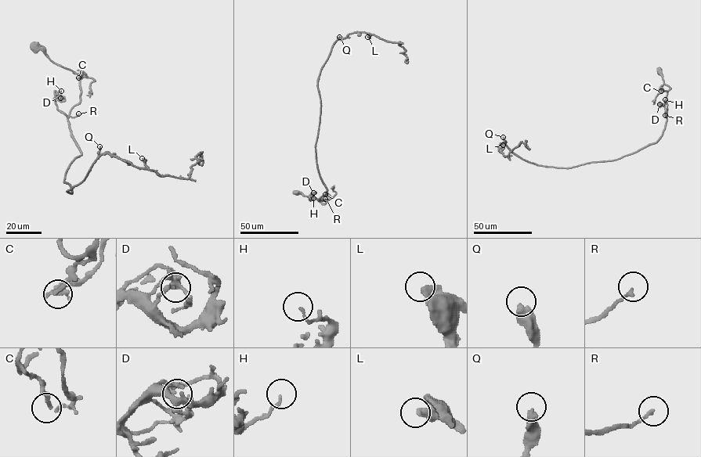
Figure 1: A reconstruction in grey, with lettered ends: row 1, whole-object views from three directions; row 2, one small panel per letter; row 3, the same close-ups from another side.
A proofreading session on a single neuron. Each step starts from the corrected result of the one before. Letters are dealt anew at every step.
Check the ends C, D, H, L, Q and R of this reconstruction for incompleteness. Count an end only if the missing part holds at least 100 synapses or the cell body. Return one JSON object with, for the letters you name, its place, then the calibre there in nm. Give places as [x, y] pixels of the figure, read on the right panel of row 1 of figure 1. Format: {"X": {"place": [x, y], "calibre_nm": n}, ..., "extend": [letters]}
{"Q": {"place": [503, 137], "calibre_nm": 460}, "extend": ["Q"]}

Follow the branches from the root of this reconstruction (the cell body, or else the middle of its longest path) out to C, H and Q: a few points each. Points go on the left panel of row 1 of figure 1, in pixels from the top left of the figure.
C: (34, 46), (56, 63), (81, 77), (86, 75), (82, 72), (78, 77)
H: (34, 46), (56, 63), (81, 77), (80, 102), (67, 116), (57, 109), (56, 103), (55, 94), (61, 91)
Q: (34, 46), (81, 77), (80, 102), (68, 124), (81, 154), (65, 174), (67, 192), (86, 177), (99, 146)

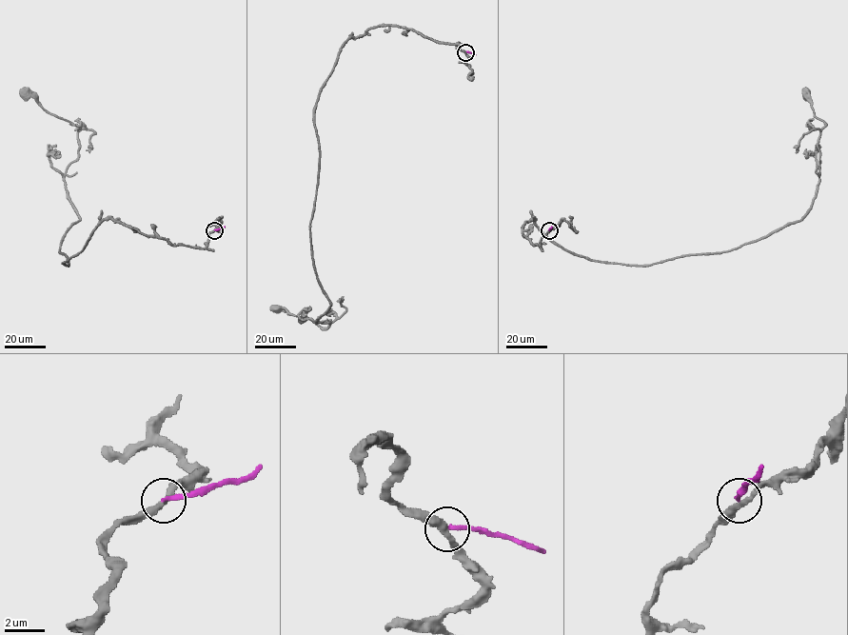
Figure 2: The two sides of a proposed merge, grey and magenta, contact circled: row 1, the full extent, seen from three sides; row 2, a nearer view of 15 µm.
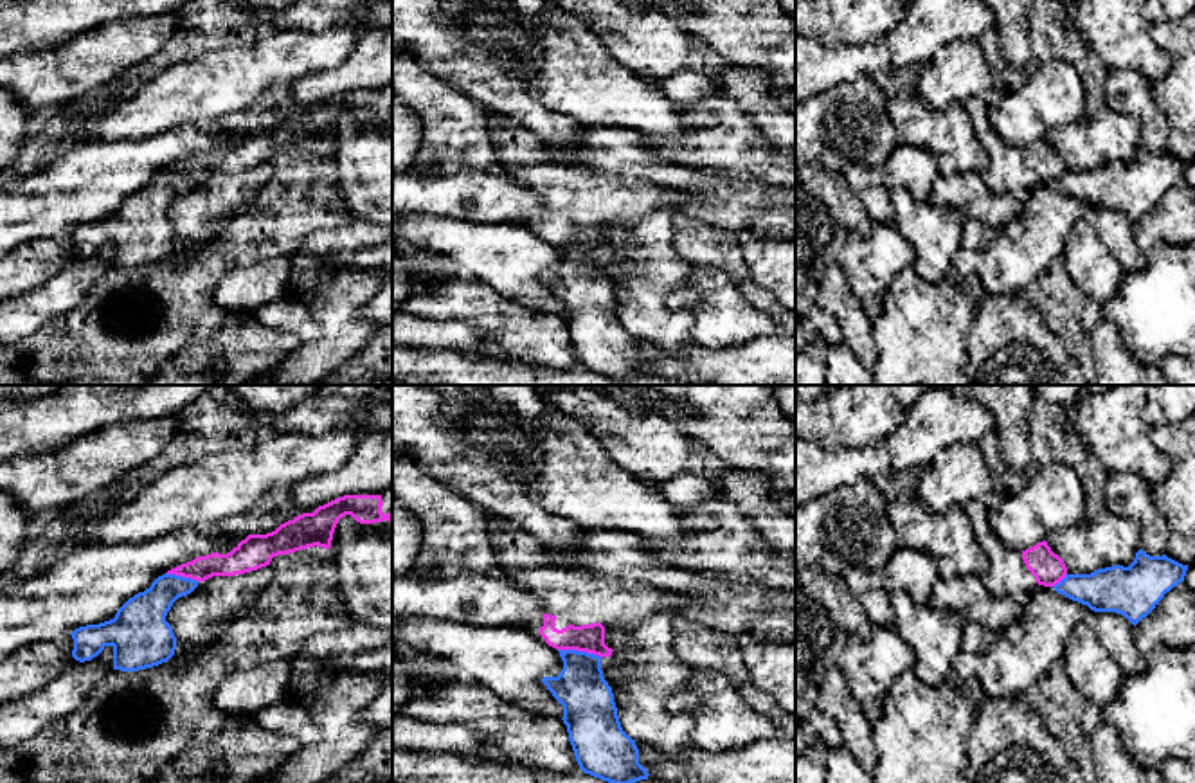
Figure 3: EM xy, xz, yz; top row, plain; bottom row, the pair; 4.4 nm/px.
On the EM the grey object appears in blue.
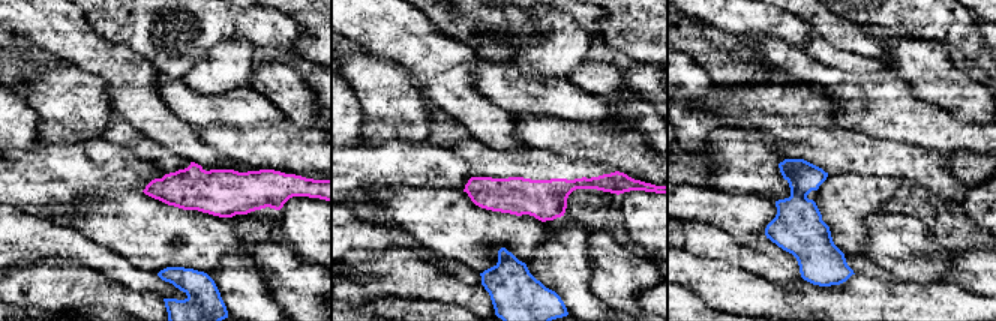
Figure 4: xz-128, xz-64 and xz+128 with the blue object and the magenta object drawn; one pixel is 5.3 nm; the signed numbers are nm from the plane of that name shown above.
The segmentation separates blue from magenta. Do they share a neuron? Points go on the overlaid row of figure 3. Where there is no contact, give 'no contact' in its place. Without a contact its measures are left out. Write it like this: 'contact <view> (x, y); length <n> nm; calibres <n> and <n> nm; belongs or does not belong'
contact xz (580, 652); length 200 nm; calibres 240 and 130 nm; does not belong

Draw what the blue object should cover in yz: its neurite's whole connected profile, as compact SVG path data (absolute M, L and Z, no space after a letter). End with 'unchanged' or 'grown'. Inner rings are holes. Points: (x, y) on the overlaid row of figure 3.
M1139 549L1128 567L1112 565L1091 574L1065 574L1053 589L1094 612L1121 614L1136 626L1166 592L1184 581L1186 571L1188 565L1166 554L1150 556Z | unchanged

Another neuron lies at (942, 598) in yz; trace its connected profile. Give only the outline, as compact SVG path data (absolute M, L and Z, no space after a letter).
M975 574L965 578L938 578L932 585L929 605L936 610L959 612L966 621L984 623L993 630L1006 628L1020 614L1019 601L992 596Z

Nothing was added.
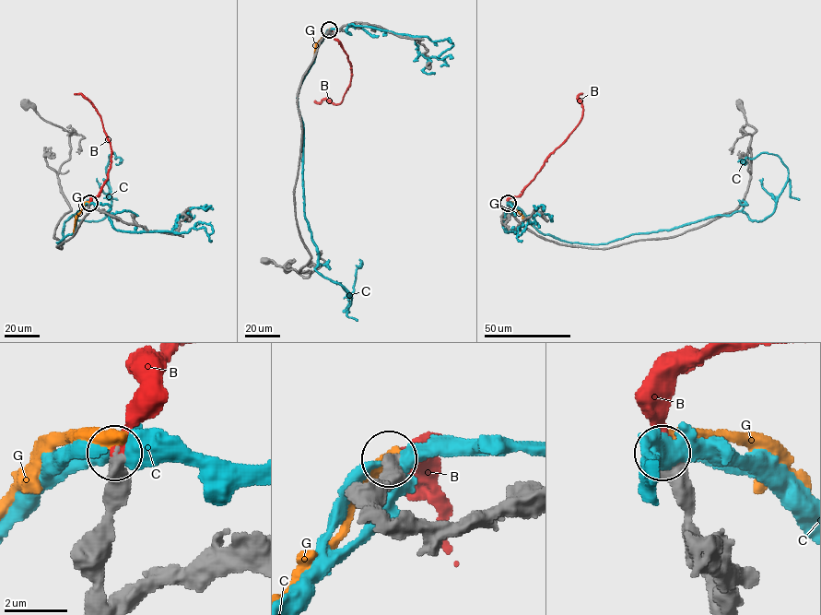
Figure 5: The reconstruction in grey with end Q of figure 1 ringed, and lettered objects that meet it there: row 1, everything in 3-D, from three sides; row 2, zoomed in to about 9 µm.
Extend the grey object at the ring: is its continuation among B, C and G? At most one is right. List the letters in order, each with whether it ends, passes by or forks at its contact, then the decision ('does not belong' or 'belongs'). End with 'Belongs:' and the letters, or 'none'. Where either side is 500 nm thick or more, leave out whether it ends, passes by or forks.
B: belongs
C: does not belong
G: does not belong
Belongs: B

